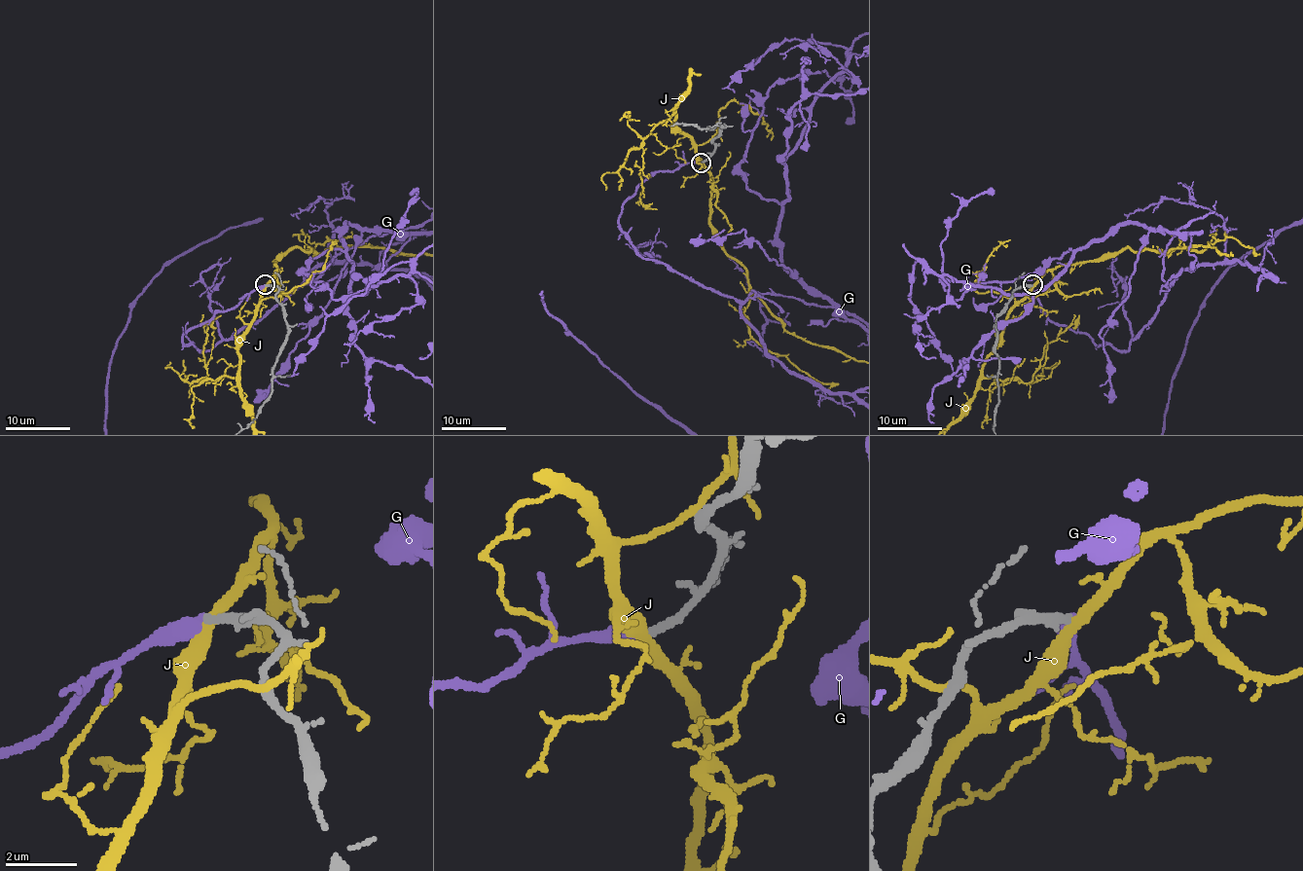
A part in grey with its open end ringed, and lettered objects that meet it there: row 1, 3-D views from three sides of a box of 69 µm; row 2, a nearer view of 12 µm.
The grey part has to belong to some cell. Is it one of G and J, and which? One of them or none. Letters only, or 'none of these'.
G

